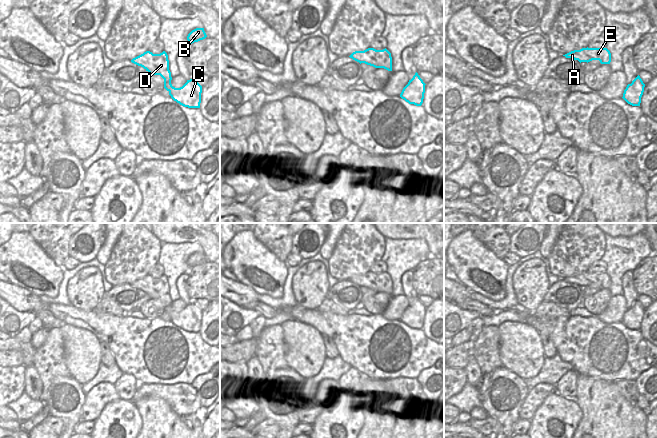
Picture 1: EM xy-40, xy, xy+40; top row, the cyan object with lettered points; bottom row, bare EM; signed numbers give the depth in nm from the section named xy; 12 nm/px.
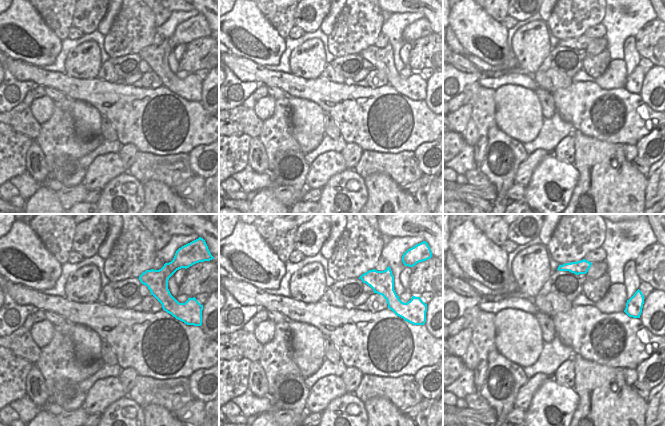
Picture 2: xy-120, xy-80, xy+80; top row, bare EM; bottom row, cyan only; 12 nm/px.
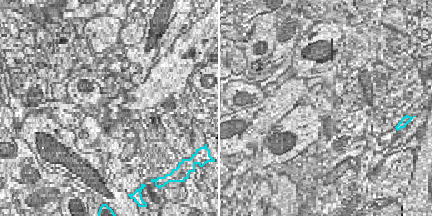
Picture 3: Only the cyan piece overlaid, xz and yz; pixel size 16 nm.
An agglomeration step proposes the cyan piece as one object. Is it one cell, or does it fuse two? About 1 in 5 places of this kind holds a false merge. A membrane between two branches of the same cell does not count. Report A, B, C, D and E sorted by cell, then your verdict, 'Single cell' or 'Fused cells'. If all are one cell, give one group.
Groups: A B C D E. Single cell

